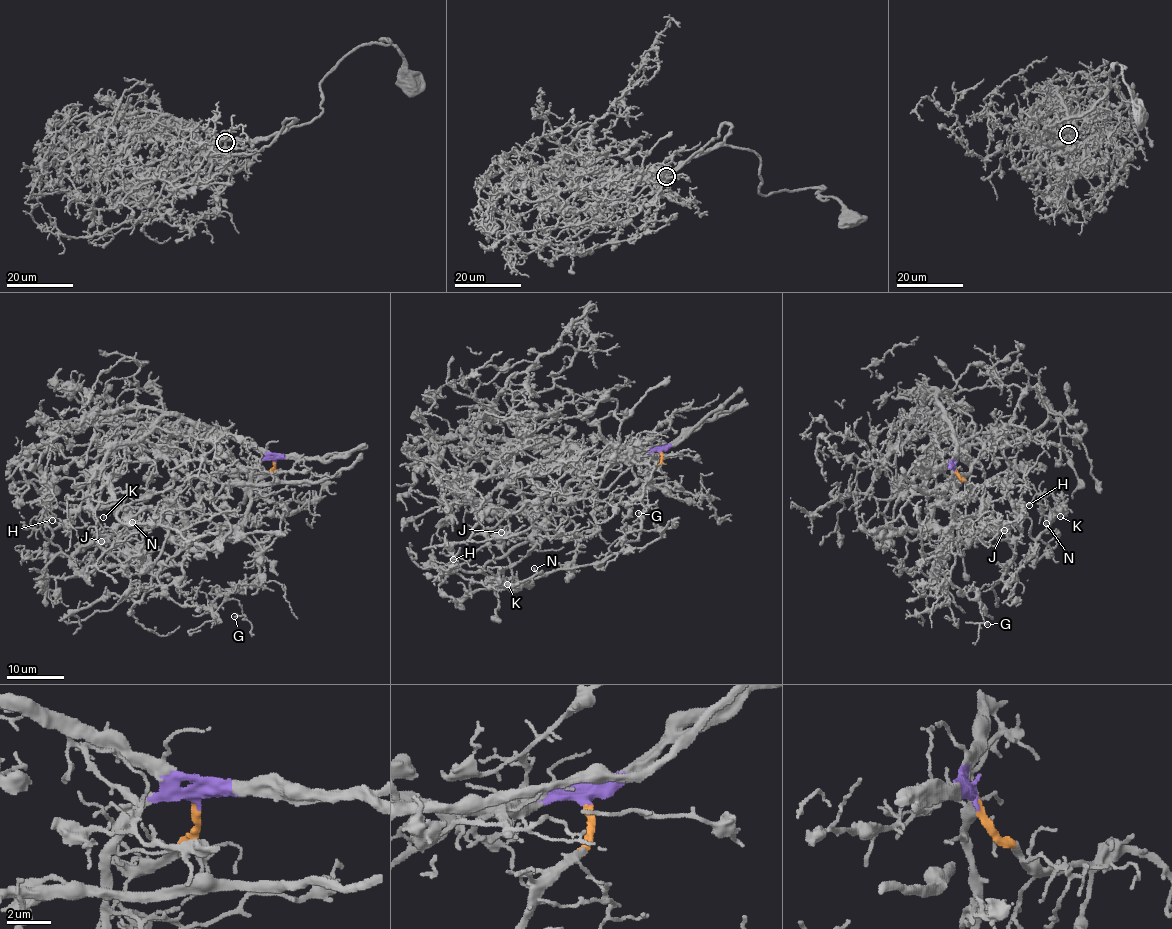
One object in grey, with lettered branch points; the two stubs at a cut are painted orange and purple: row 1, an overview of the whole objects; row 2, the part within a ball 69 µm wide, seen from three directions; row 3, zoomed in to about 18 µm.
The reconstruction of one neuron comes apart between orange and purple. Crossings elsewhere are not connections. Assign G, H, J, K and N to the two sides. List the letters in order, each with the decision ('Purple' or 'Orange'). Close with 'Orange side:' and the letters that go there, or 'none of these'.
G: Purple
H: Orange
J: Purple
K: Orange
N: Orange
Orange side: H, K, N

